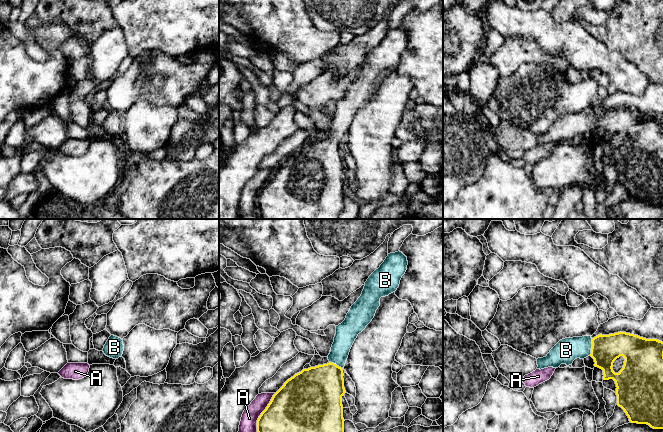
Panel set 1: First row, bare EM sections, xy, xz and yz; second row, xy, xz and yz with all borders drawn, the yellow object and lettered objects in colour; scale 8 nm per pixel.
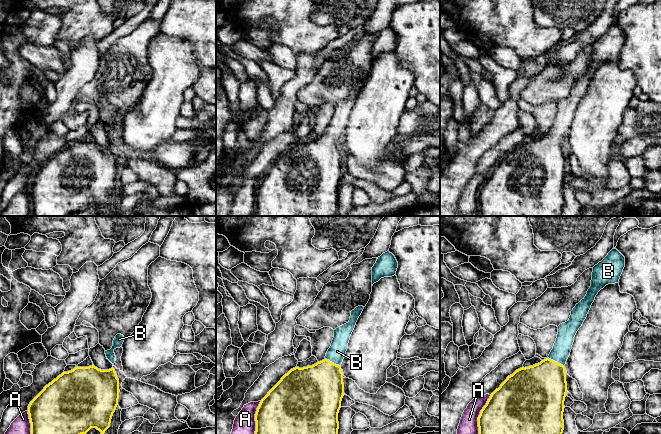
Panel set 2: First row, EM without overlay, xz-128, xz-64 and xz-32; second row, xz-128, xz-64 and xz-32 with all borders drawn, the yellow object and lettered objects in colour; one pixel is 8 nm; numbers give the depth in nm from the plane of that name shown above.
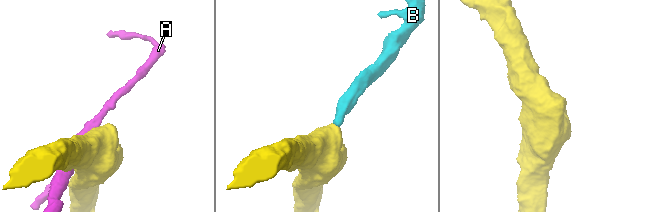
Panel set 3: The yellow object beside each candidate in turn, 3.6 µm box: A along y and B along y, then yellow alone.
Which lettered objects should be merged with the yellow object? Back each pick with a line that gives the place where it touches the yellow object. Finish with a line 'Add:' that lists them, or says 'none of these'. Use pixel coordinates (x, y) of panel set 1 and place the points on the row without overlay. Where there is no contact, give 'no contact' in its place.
B: contact yz (592, 123)
Add: B

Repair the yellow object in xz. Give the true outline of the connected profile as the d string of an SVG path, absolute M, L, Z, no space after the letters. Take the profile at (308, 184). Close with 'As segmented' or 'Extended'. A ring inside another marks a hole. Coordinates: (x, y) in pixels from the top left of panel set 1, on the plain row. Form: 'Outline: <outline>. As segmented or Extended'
Outline: M400 27L390 29L365 58L364 65L358 76L351 82L345 96L336 102L336 110L328 131L327 140L303 145L288 155L284 161L273 171L266 185L257 196L257 213L259 219L338 219L344 209L344 194L342 172L346 169L344 164L343 144L350 125L366 102L372 97L376 86L380 82L380 74L395 68L400 56L407 46L407 33Z. Extended

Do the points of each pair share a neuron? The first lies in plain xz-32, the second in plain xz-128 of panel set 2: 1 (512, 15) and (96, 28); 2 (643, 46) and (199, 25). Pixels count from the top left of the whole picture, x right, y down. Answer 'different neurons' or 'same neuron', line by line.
1: same neuron
2: same neuron

